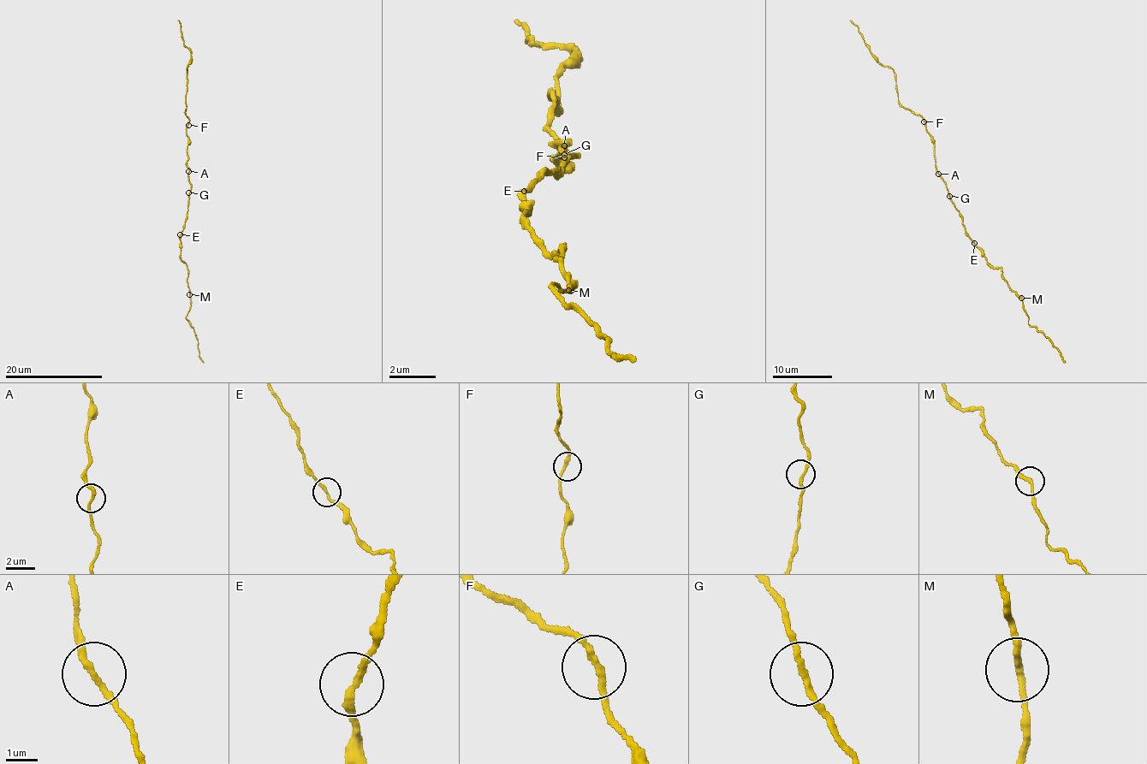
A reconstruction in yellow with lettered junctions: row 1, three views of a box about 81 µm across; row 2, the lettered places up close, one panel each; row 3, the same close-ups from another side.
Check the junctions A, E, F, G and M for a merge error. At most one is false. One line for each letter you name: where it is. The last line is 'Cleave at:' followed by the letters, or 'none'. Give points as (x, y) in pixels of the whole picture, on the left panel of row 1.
Cleave at: none

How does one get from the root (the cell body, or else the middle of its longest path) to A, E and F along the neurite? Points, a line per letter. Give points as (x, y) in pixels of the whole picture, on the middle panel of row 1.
A: (569, 160), (575, 156), (575, 160), (575, 154), (569, 158), (569, 162), (564, 158), (564, 145)
E: (569, 160), (569, 154), (564, 158), (558, 174), (558, 168), (547, 173), (547, 169), (541, 180), (524, 191)
F: (569, 160), (575, 154), (564, 158), (558, 141), (558, 170), (564, 167), (552, 157), (564, 157)

